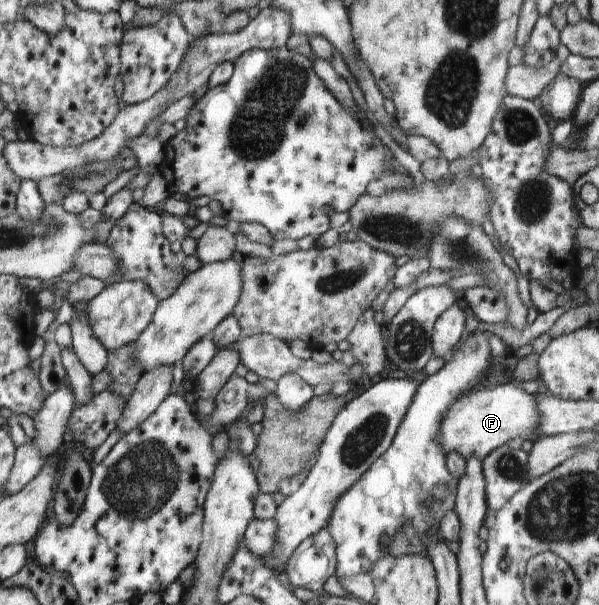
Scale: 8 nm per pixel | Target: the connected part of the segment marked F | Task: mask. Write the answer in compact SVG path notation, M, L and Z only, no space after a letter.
M505 380L496 387L483 386L481 390L471 389L468 394L462 394L442 418L438 441L445 456L455 451L466 461L471 457L483 460L516 436L535 442L539 438L536 436L539 421L534 396Z

